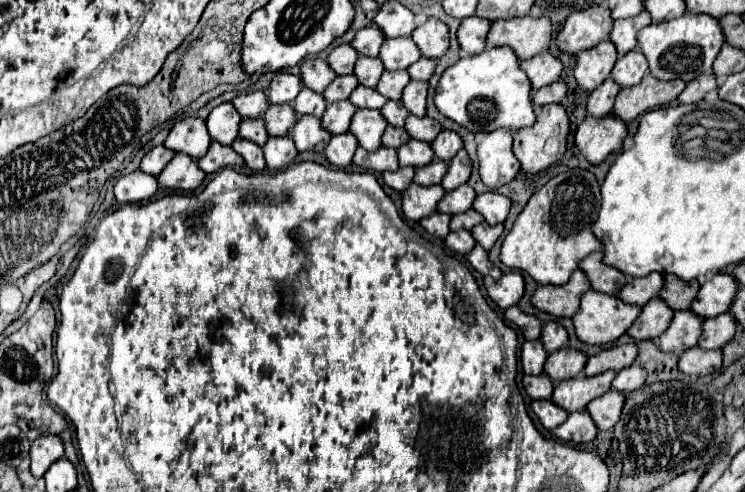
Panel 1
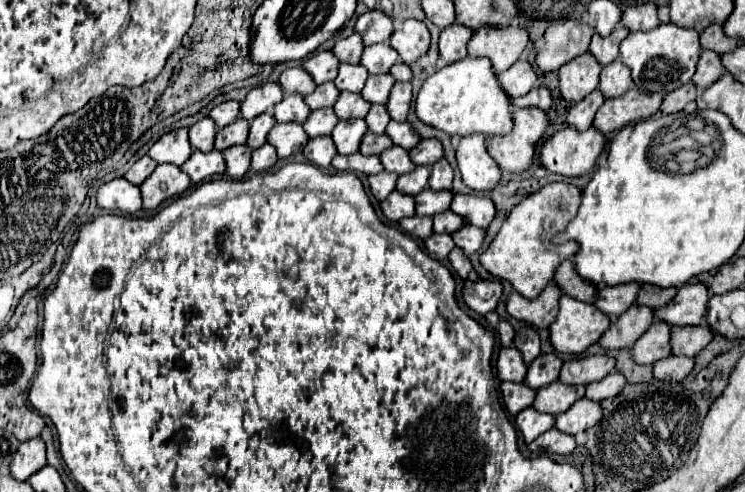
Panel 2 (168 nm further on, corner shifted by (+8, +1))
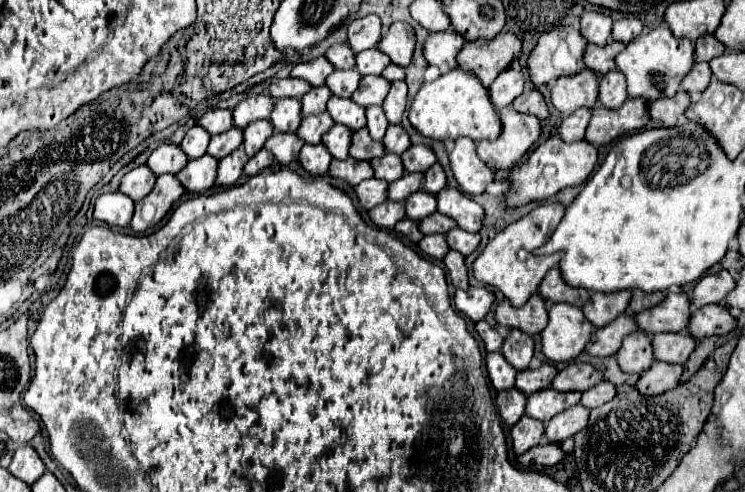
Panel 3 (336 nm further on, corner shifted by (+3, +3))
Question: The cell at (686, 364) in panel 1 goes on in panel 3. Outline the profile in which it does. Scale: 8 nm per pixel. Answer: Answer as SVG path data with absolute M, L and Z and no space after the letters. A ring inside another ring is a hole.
M655 361L637 381L637 389L643 395L659 395L667 389L675 389L683 375L683 365Z

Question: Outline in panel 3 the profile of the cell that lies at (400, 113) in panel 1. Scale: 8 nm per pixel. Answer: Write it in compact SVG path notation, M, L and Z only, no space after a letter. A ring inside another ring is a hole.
M369 107L367 109L367 129L369 129L369 135L375 141L383 139L387 125L389 125L389 121L387 121L387 117L385 117L381 107Z

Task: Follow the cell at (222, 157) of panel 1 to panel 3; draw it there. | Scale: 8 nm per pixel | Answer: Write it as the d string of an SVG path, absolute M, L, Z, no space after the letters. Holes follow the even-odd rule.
M207 153L203 157L189 159L189 163L177 173L177 179L181 181L181 185L185 185L187 191L203 193L205 189L215 185L217 163L219 161Z

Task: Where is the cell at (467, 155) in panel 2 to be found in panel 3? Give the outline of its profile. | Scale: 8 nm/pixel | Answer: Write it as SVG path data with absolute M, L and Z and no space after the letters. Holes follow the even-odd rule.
M459 137L455 147L449 155L451 171L459 183L459 187L469 193L477 195L483 193L485 187L493 181L493 169L487 167L477 155L477 141L471 137Z

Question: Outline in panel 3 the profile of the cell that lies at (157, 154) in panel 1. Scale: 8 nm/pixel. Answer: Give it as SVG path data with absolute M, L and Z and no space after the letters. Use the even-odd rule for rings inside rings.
M139 165L139 167L135 167L133 171L129 171L121 179L121 187L119 189L123 193L127 193L131 199L139 201L139 199L143 199L145 195L151 193L155 181L157 181L155 173L151 173L151 169L147 165Z

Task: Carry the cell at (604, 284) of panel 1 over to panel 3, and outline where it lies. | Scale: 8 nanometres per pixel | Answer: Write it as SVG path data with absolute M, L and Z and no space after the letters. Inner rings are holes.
M555 267L547 273L547 277L541 281L539 285L539 293L545 297L545 301L549 303L571 303L571 305L577 305L577 307L583 307L585 303L581 301L579 297L579 289L571 287L565 283L561 271Z

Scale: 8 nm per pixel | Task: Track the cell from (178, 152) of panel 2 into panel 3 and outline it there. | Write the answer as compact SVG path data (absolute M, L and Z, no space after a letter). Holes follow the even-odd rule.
M163 143L149 155L147 165L155 175L163 175L163 173L179 173L187 165L187 161L189 159L179 145Z

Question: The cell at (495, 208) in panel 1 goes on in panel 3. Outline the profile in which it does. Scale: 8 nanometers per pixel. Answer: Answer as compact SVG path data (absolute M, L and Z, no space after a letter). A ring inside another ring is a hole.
M445 187L437 193L437 205L439 211L451 219L457 221L457 225L465 231L479 231L483 227L485 211L479 203L475 203L469 195L461 193L459 189Z

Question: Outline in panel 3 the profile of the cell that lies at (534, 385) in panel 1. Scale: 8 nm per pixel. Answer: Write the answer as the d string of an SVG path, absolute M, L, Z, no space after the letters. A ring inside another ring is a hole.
M515 387L497 393L497 407L507 425L515 425L523 417L525 403L527 403L527 395Z

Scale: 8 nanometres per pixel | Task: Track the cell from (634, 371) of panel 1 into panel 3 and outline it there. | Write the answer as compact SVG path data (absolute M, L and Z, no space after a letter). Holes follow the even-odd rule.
M601 381L599 385L587 389L581 397L581 405L585 405L587 409L595 409L607 401L611 401L617 395L617 387L611 381Z

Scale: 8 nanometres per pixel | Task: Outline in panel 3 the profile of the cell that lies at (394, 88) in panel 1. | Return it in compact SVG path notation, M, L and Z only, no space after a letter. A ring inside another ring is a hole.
M367 75L361 79L359 89L351 95L351 99L363 107L371 105L383 105L391 83L381 75Z

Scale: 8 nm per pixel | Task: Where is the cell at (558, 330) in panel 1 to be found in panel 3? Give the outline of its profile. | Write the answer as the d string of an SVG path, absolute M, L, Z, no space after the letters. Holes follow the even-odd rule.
M513 329L501 347L501 353L505 355L505 359L519 371L529 369L533 351L535 351L533 337L521 329Z

